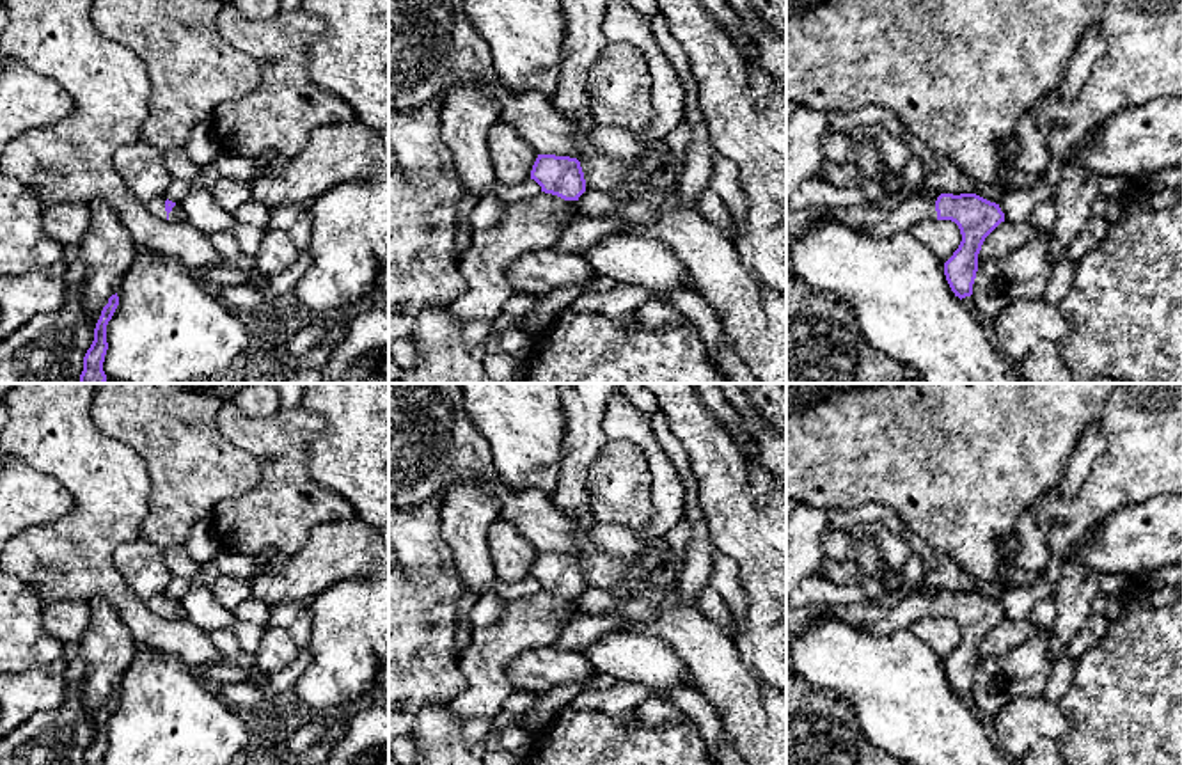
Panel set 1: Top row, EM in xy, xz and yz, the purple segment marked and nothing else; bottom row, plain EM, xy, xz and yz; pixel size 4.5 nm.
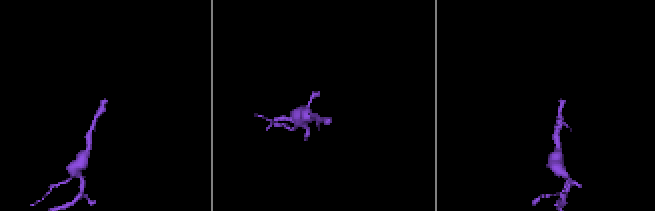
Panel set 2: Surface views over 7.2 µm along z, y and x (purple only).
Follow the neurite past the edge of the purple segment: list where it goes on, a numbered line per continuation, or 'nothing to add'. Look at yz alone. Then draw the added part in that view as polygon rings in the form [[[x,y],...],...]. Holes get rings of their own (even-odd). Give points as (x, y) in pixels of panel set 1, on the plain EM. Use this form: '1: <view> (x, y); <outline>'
1: yz (881, 618); [[[912,591],[905,596],[886,602],[864,598],[859,603],[841,605],[786,605],[786,644],[795,635],[804,634],[813,625],[813,621],[822,616],[847,621],[875,635],[887,635],[894,630],[909,630],[923,618],[937,618],[935,598],[937,595],[934,596]]]

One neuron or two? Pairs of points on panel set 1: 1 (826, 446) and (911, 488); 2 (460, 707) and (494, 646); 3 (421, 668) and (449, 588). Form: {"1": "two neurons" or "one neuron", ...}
{"1": "one neuron", "2": "one neuron", "3": "one neuron"}

